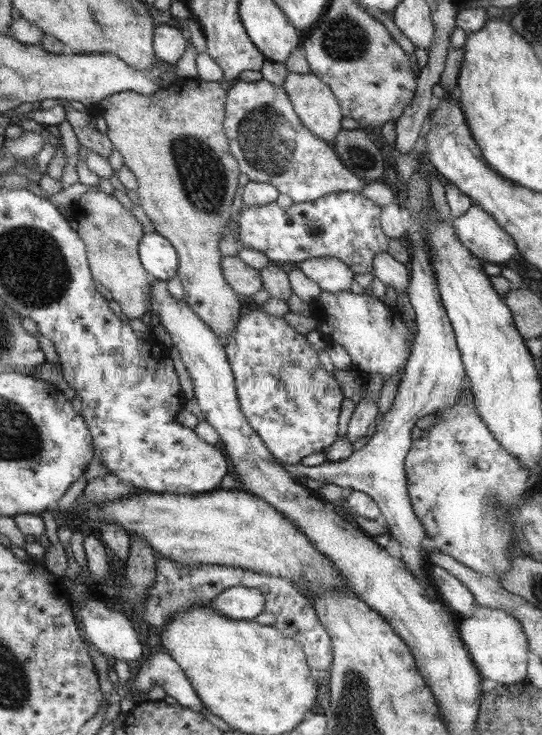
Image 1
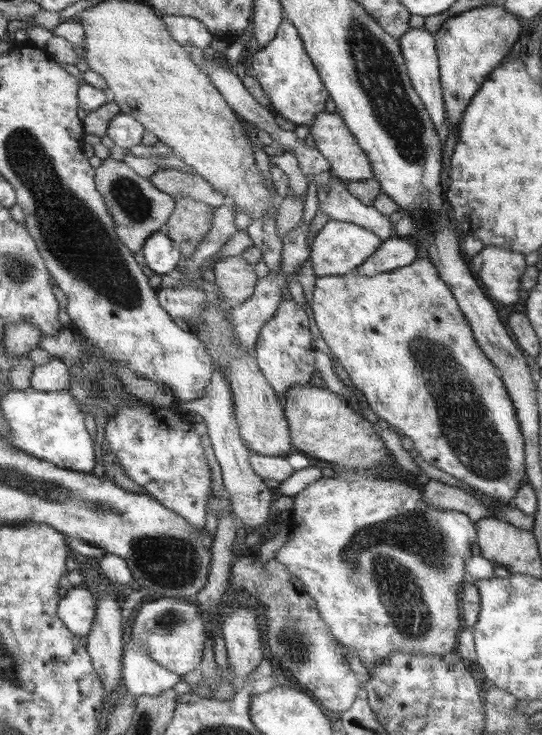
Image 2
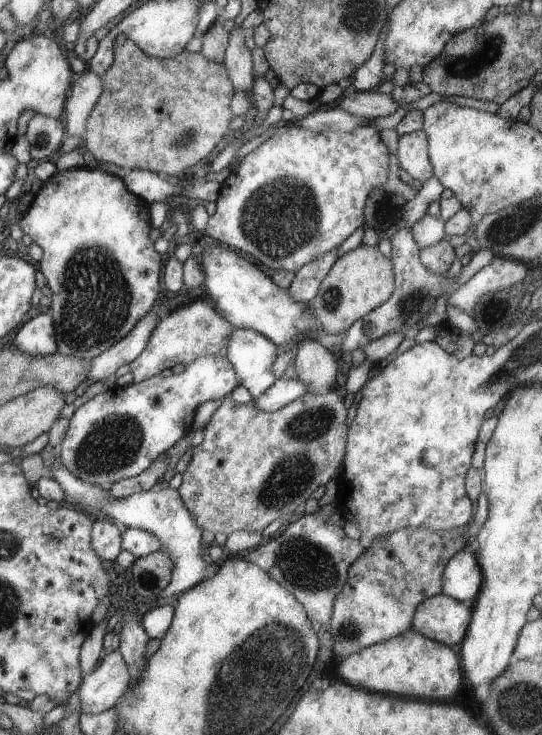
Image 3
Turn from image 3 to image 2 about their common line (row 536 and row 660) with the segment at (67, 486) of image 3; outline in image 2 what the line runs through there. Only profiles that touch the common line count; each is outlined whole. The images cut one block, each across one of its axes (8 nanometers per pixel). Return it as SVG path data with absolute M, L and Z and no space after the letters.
M160 596L160 600L148 601L138 607L140 614L134 618L132 636L142 642L140 646L146 648L148 655L168 672L174 672L180 677L193 673L202 660L206 642L206 622L202 628L202 614L196 604L192 606L190 599Z

